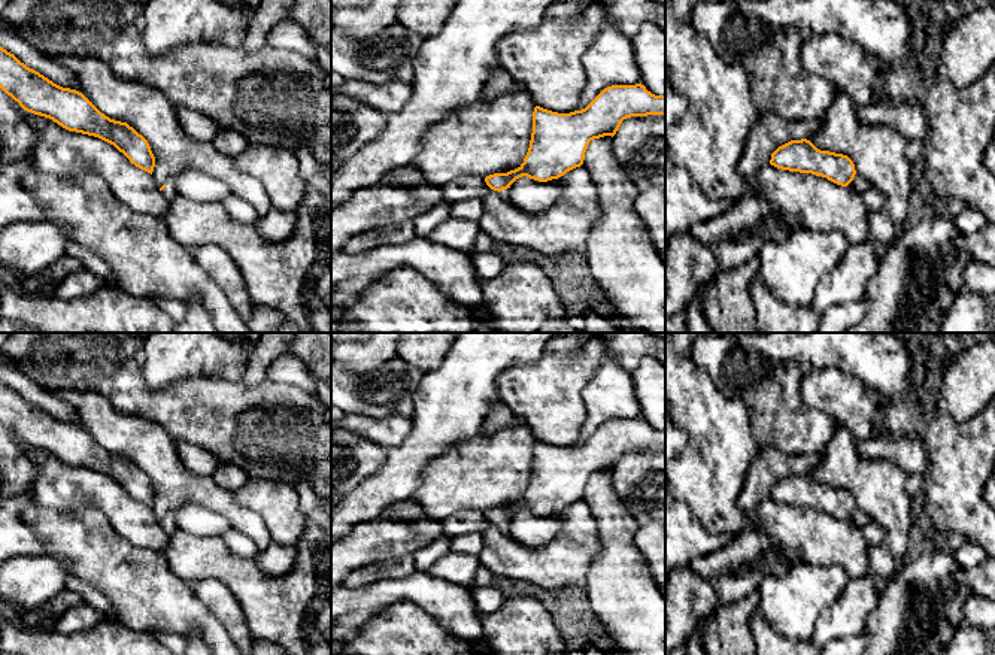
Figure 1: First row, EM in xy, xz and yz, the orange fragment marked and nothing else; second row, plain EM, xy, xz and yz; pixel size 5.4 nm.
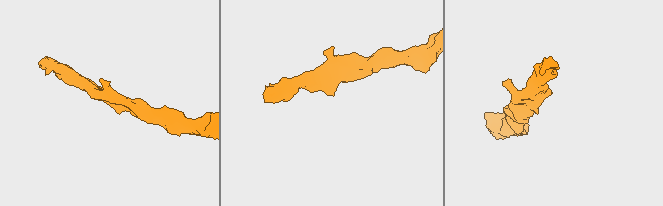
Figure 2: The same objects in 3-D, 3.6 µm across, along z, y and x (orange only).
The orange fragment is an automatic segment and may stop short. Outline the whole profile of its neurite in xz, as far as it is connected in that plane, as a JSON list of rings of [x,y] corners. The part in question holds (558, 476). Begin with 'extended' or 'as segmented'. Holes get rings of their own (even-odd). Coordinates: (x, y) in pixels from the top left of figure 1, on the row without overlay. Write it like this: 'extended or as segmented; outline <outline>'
extended; outline [[[641,418],[607,421],[585,443],[570,448],[536,440],[524,497],[507,507],[489,509],[485,516],[510,536],[509,522],[516,513],[558,513],[583,498],[591,474],[613,471],[624,454],[647,449],[665,449],[665,430],[655,430]]]

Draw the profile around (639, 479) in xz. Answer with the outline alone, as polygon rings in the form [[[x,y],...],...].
[[[665,449],[624,454],[613,470],[613,489],[638,525],[665,521]]]

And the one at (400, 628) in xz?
[[[400,600],[380,607],[345,640],[342,655],[477,655],[470,642],[449,634],[422,607]]]

